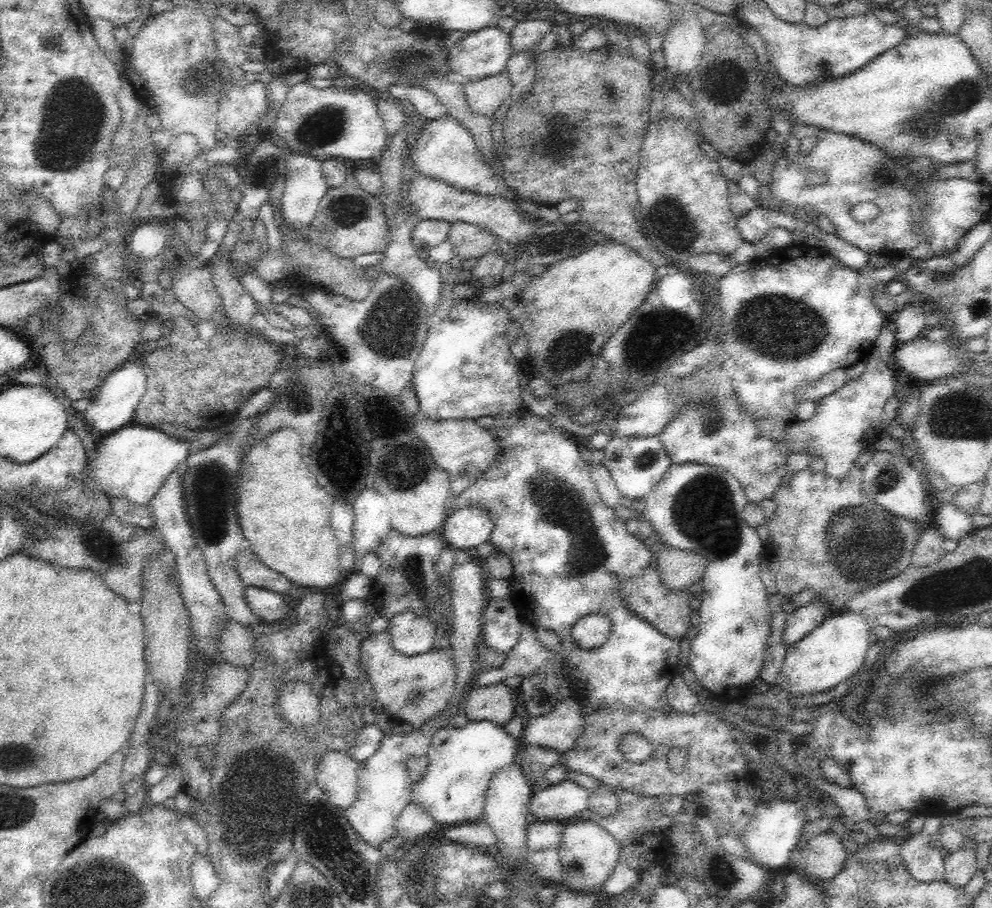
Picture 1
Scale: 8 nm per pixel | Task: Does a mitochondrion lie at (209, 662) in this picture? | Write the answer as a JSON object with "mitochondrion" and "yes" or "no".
{"mitochondrion":"no"}

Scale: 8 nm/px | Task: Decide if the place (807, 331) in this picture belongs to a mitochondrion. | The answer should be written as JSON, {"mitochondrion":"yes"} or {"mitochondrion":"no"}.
{"mitochondrion":"yes"}

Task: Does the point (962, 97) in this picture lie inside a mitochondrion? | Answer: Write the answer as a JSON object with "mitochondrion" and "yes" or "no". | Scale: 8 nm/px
{"mitochondrion":"yes"}

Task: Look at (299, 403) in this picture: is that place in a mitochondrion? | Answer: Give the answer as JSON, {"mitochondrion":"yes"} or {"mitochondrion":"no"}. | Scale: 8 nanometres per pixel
{"mitochondrion":"no"}

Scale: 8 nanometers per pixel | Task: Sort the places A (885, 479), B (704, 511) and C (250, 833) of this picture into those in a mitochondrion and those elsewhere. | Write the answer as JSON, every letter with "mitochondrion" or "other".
{"A":"mitochondrion","B":"mitochondrion","C":"mitochondrion"}

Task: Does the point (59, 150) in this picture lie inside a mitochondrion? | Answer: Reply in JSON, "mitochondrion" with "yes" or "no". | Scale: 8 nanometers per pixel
{"mitochondrion":"yes"}

